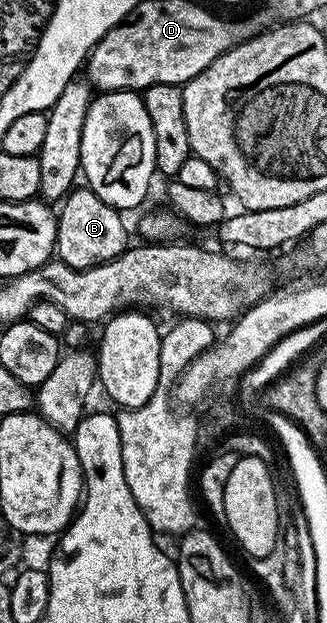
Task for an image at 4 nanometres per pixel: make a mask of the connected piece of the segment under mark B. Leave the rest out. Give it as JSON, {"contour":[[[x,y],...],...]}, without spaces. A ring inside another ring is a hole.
{"contour":[[[73,189],[64,196],[56,216],[56,250],[59,262],[74,269],[102,265],[121,255],[129,246],[125,216],[116,208],[106,205],[102,197],[87,189]]]}

